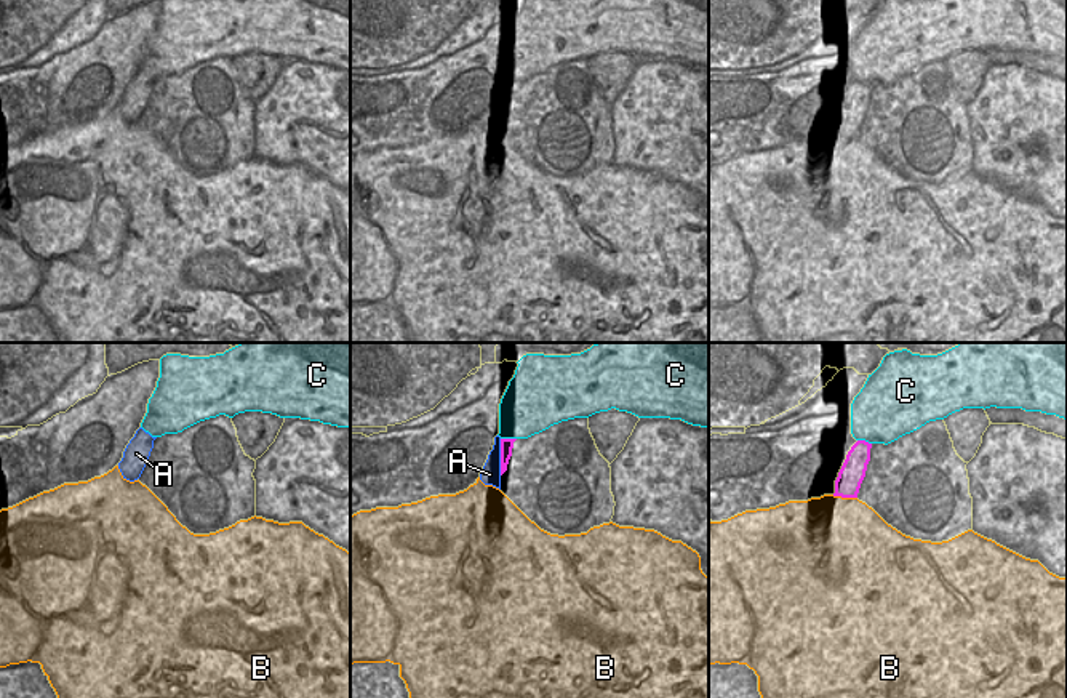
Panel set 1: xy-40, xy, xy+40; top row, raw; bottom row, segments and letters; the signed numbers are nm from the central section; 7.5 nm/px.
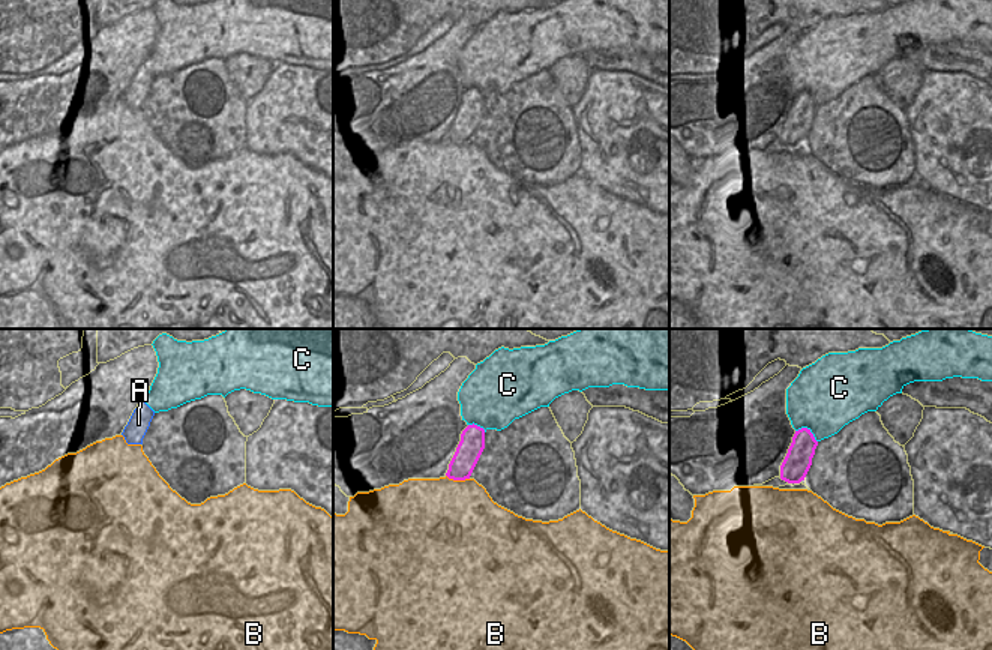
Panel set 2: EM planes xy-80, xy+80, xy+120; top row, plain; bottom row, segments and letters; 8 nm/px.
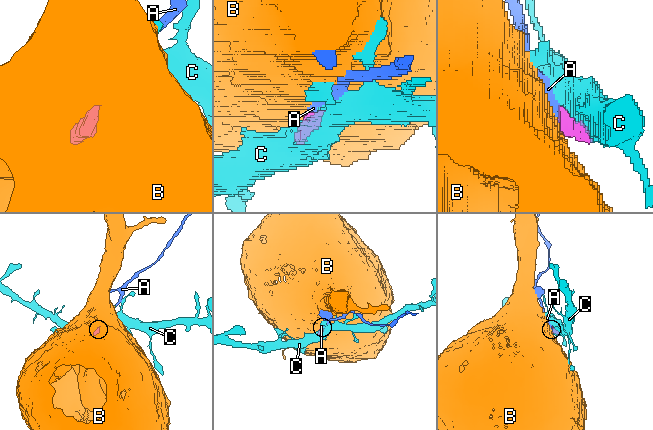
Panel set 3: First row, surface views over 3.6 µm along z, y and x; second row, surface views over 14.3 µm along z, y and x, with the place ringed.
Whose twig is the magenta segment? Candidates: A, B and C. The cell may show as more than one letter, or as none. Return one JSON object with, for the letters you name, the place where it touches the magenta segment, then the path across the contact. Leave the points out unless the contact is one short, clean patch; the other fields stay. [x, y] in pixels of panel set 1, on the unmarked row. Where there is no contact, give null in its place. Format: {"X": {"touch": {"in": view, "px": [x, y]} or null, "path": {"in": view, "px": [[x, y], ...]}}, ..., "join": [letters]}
{"A": {"touch": {"in": "xy", "px": [501, 98]}, "path": {"in": "xy", "px": [[506, 85], [501, 98], [490, 116]]}}, "join": ["A"]}

